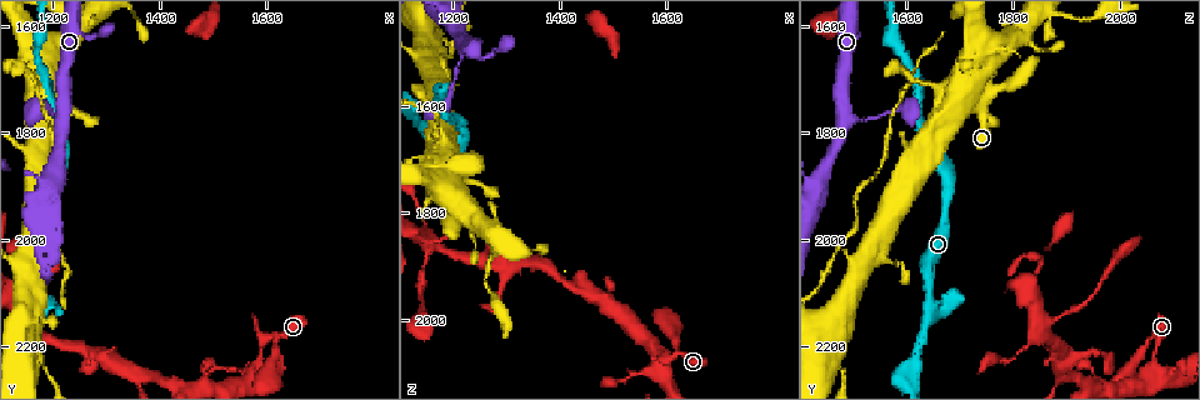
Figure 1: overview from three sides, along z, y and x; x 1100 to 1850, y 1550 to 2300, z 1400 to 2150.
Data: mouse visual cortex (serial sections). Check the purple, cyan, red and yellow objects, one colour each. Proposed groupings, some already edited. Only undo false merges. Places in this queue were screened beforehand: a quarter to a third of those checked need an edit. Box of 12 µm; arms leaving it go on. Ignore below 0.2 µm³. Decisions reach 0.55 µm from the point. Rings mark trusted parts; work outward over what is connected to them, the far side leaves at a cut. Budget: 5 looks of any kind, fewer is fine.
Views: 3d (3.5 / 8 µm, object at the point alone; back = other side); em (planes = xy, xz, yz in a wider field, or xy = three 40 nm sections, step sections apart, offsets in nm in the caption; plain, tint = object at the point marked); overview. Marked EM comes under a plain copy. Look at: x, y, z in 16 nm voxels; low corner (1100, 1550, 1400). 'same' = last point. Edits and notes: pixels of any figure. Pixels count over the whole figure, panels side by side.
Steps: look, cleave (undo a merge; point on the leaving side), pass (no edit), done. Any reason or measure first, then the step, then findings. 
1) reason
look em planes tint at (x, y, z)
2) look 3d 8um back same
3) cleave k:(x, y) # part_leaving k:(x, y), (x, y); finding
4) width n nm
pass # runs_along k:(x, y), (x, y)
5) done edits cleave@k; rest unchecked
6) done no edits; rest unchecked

abrupt turn
look 3d 3.5um at (1170, 1700, 1615)

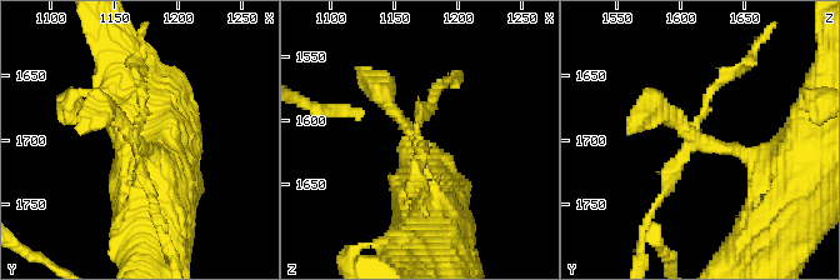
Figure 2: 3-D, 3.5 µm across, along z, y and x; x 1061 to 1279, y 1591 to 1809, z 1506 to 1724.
look em xy step 2 tint at (1166, 1702, 1610)

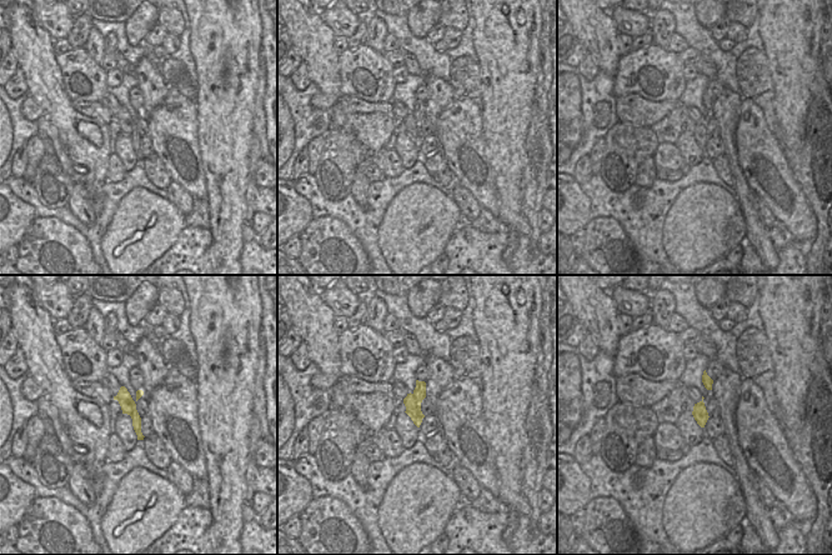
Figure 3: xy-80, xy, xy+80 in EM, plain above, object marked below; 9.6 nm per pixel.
pass # runs_along 2:(765, 160), (695, 141), (653, 210); all the same cell

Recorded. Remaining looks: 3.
sharp bend
look em planes tint at (1600, 2190, 2070)

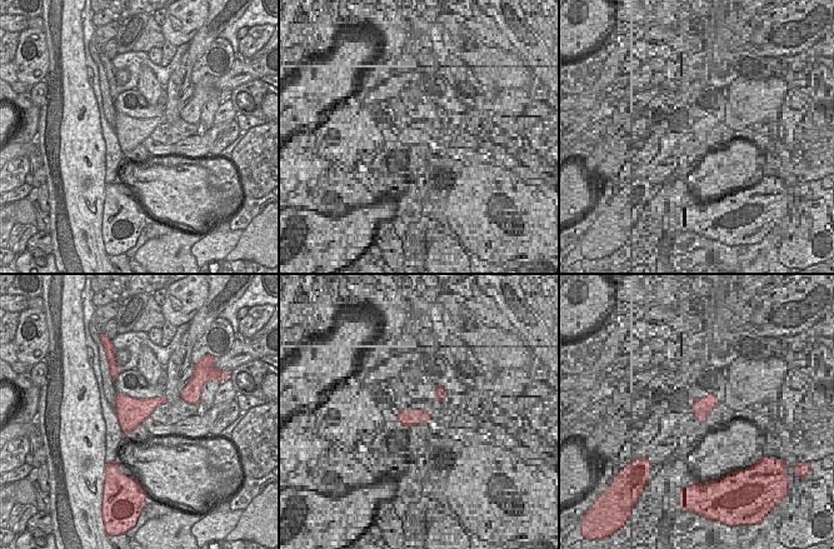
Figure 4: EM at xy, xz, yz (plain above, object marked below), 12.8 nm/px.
wider look
look 3d 3.5um same

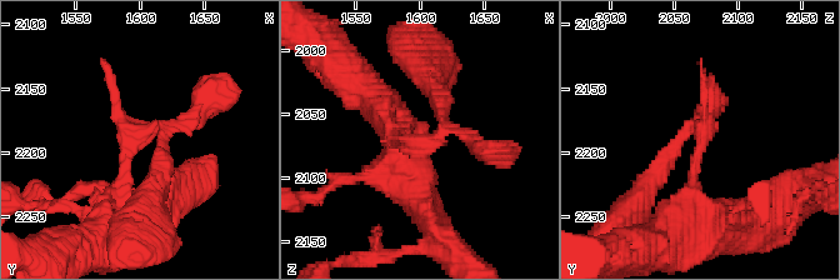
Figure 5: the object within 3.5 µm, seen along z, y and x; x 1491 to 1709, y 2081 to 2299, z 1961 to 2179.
pass # runs_along 5:(200, 109), (128, 144), (120, 221); continuous, no second cell

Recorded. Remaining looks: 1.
done no edits; rest unchecked

